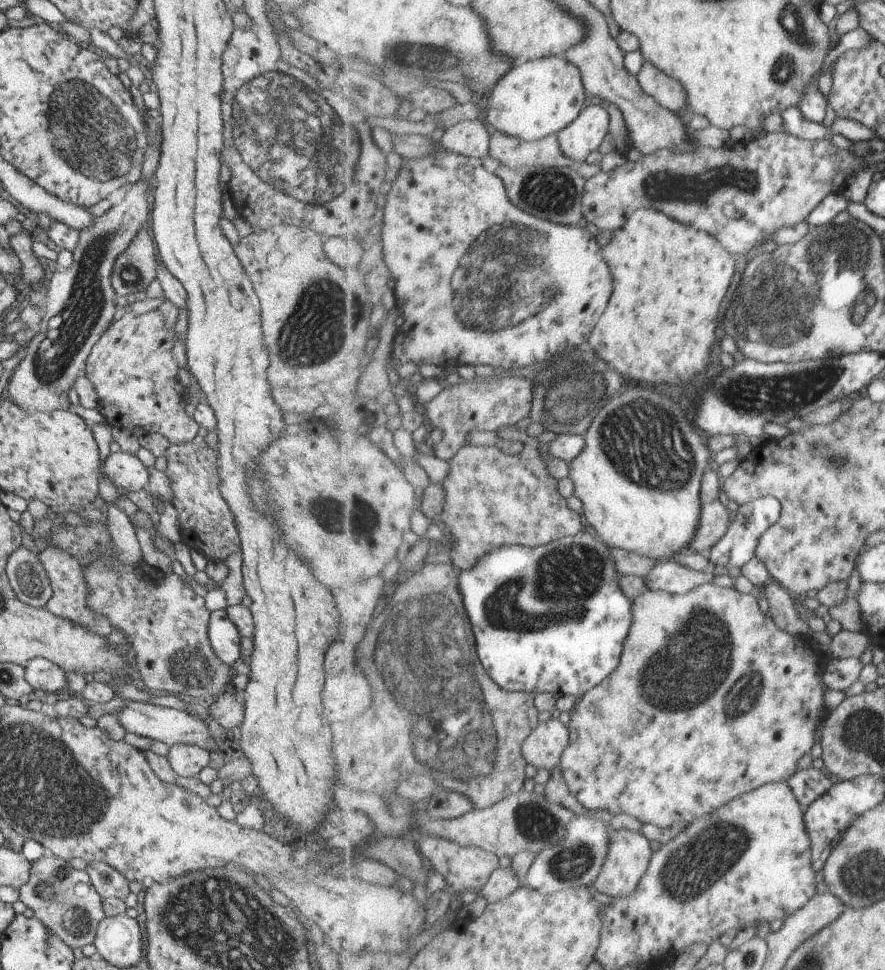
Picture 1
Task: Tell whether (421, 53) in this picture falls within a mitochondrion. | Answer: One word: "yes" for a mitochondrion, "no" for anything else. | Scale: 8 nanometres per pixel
yes

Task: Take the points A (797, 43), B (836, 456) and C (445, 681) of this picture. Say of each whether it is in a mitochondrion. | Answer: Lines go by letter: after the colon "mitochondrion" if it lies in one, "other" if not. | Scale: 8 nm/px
A: mitochondrion
B: mitochondrion
C: mitochondrion

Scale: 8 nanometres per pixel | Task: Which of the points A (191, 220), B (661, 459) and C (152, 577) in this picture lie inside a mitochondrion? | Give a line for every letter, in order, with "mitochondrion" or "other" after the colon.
A: other
B: mitochondrion
C: other

